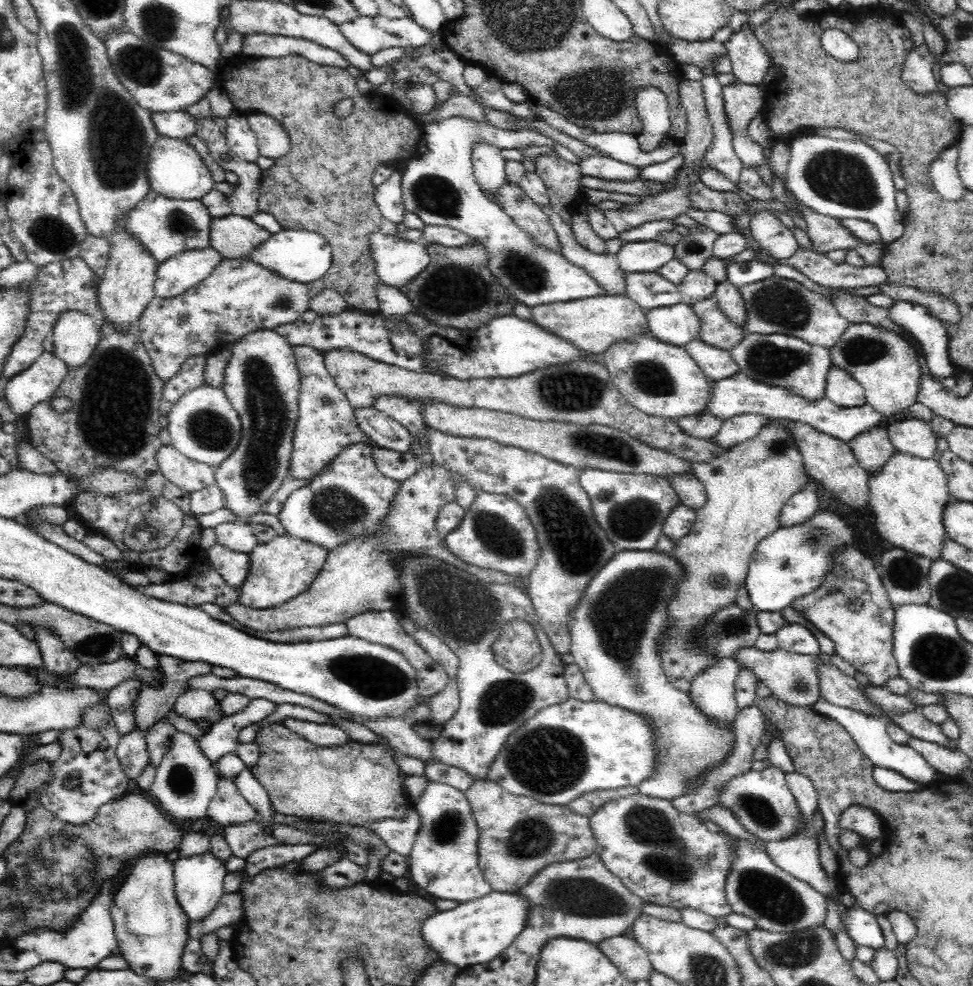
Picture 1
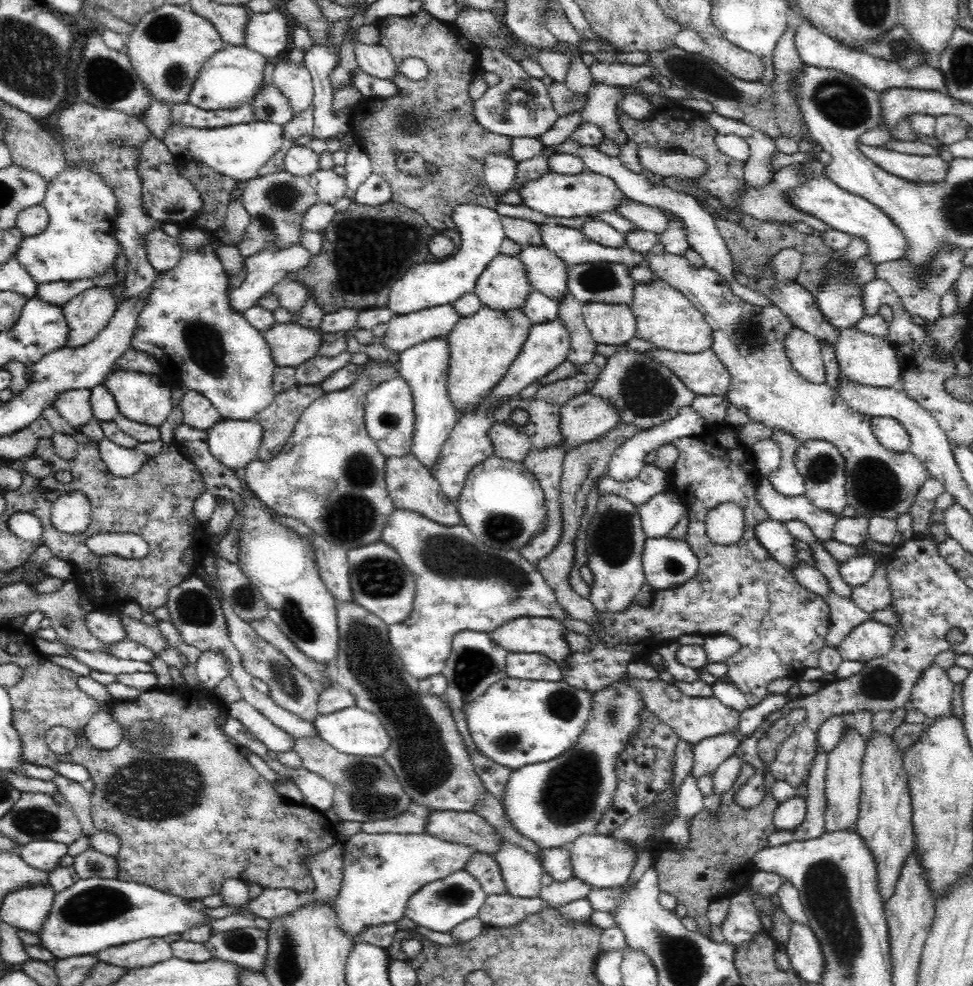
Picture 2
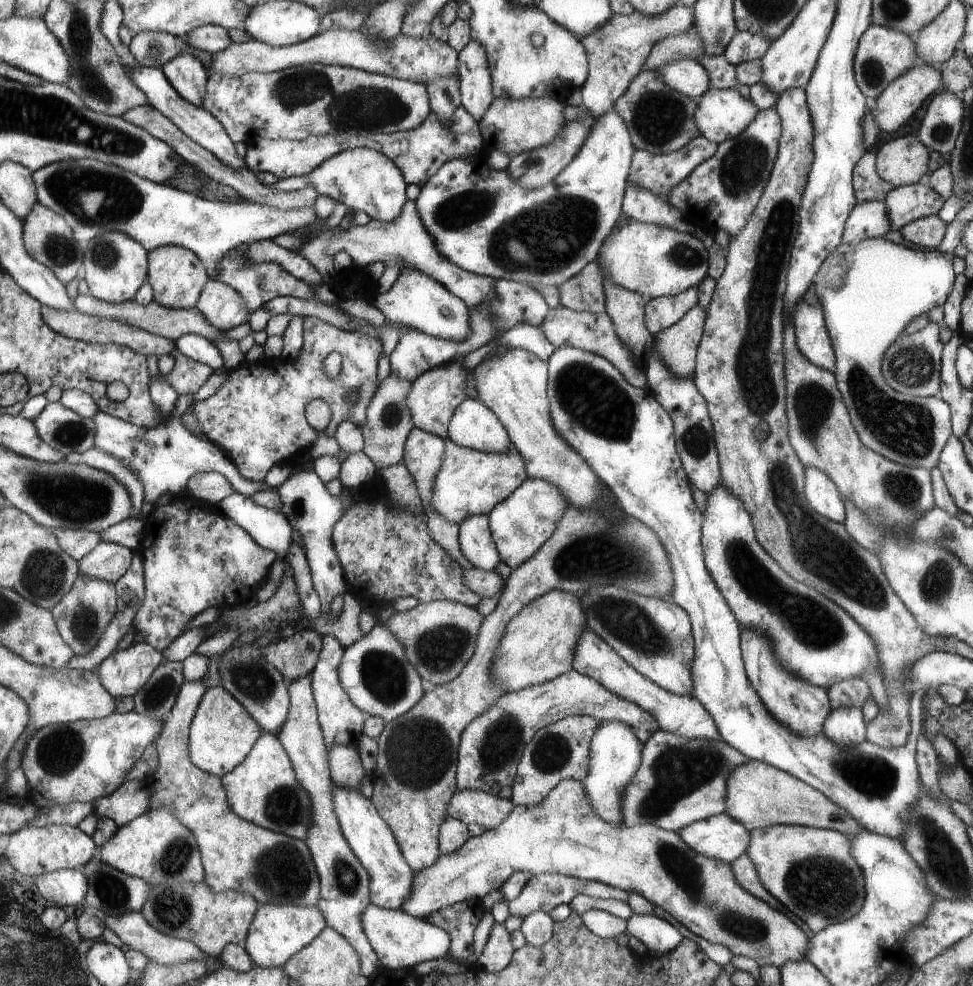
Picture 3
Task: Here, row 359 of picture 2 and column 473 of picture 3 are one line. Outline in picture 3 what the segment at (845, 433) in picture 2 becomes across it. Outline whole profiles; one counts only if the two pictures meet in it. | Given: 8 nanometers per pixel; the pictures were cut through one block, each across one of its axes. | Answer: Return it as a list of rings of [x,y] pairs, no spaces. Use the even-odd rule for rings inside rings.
[[[570,669],[542,684],[503,693],[488,711],[468,723],[460,735],[457,788],[476,789],[501,799],[510,799],[522,749],[532,742],[541,728],[574,715],[588,715],[597,722],[603,719],[623,721],[633,728],[642,743],[658,730],[658,722],[651,713],[610,692],[599,681]]]

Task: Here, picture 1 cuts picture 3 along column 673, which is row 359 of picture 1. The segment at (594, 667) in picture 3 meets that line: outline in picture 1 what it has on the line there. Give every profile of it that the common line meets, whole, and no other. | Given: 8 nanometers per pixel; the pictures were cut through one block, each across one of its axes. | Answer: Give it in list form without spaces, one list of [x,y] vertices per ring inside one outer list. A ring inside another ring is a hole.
[[[700,339],[692,340],[684,348],[711,382],[727,380],[741,372],[729,350],[710,346]]]

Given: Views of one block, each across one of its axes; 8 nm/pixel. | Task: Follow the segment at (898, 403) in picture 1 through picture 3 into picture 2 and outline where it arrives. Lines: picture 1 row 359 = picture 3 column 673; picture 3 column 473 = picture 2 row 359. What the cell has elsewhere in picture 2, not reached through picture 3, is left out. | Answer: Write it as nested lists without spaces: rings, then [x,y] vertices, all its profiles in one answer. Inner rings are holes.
[[[844,328],[836,337],[835,355],[839,371],[846,375],[846,381],[872,388],[895,389],[901,383],[902,368],[891,342],[883,337],[872,337],[855,328]]]

